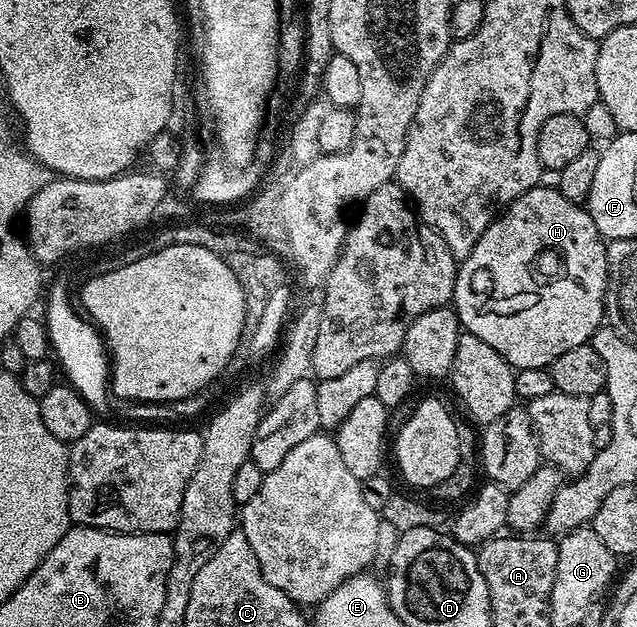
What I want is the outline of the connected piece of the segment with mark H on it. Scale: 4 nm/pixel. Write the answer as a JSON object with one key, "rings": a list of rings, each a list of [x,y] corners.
{"rings":[[[535,187],[524,195],[510,202],[505,210],[494,218],[494,222],[487,227],[484,235],[472,247],[466,260],[458,265],[458,278],[454,284],[454,299],[452,308],[458,315],[459,326],[465,332],[476,335],[476,339],[484,339],[492,351],[496,351],[515,370],[536,367],[545,369],[556,359],[556,355],[564,355],[564,351],[572,351],[572,347],[587,344],[594,332],[600,328],[604,321],[602,304],[606,294],[606,241],[600,235],[596,223],[592,223],[590,210],[577,201],[564,199],[558,188],[544,189]]]}

